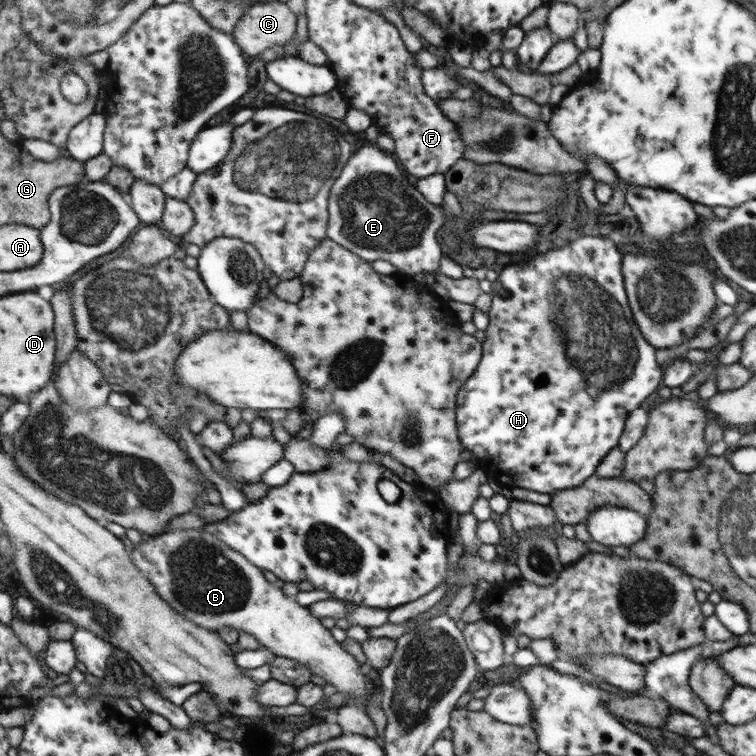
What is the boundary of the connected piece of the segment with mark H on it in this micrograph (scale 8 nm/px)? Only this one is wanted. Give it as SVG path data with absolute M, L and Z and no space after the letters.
M583 235L578 240L569 242L564 248L538 254L534 258L528 258L528 262L524 264L504 267L499 273L497 287L491 292L491 307L487 312L489 324L482 334L483 360L479 362L476 374L472 374L472 378L463 384L464 394L460 394L460 438L464 438L464 450L471 450L480 469L487 473L496 488L520 487L552 496L558 490L580 486L588 477L596 474L596 468L602 458L612 448L619 446L619 439L626 430L628 416L640 408L640 404L660 386L663 374L658 361L658 349L642 338L643 333L630 312L630 300L627 298L626 284L622 284L623 272L620 272L620 264L623 264L622 254L618 252L614 241L608 237Z

